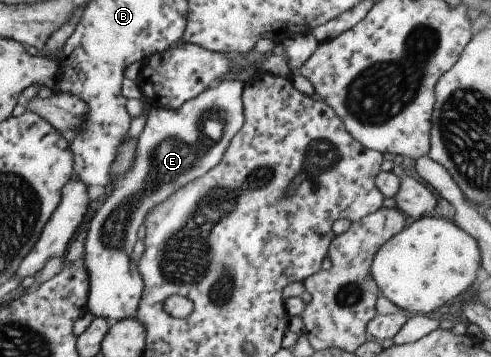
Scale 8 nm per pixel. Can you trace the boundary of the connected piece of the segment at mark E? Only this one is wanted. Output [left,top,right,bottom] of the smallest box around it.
[83,76,245,321]

